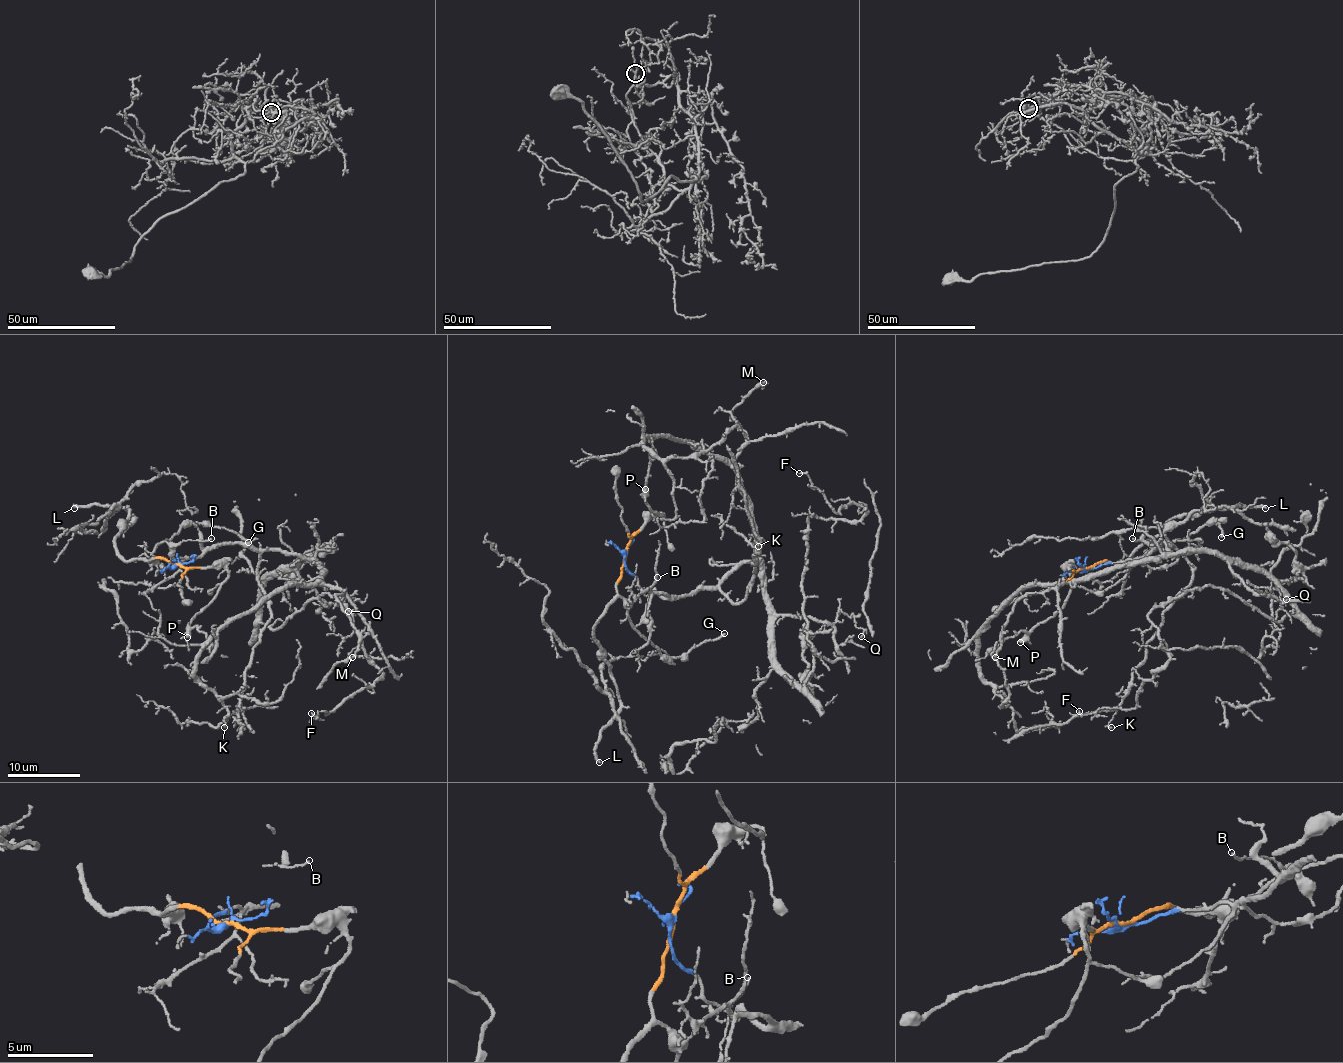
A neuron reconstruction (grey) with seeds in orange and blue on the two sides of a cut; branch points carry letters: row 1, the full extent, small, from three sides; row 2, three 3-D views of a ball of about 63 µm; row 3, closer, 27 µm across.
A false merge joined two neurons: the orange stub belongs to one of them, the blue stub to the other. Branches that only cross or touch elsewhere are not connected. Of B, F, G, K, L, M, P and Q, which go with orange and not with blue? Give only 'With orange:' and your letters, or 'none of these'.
With orange: B, G, L, P

